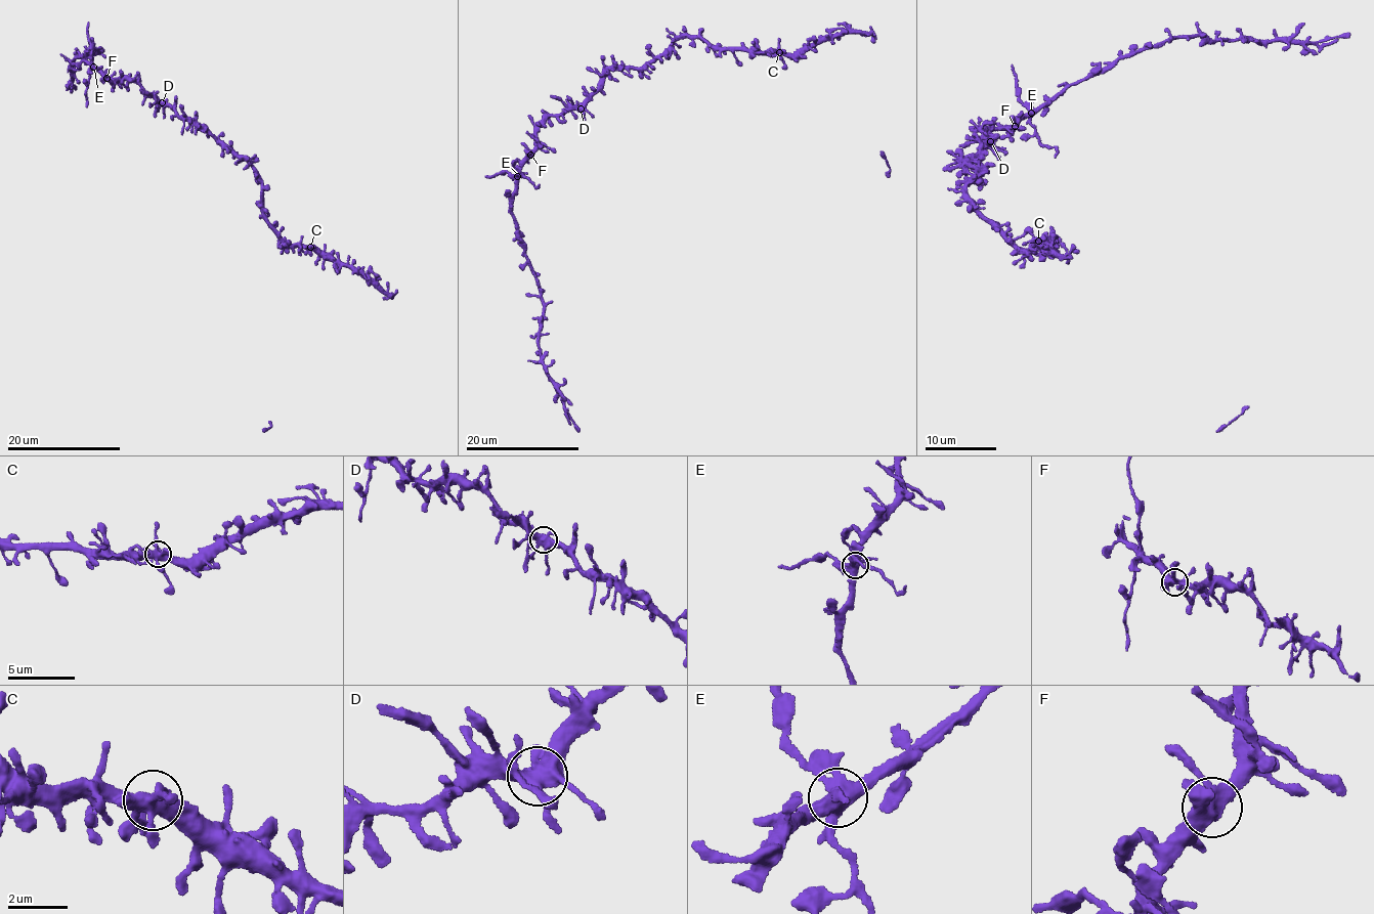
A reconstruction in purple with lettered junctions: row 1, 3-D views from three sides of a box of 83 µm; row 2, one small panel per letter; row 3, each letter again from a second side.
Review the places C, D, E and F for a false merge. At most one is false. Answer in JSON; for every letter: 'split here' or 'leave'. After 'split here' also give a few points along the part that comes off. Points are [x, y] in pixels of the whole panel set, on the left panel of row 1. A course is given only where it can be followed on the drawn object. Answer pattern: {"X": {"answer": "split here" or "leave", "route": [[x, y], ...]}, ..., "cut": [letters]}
{"C": {"answer": "leave"}, "D": {"answer": "leave"}, "E": {"answer": "split here", "route": [[93, 67], [88, 22]]}, "F": {"answer": "leave"}, "cut": ["E"]}

